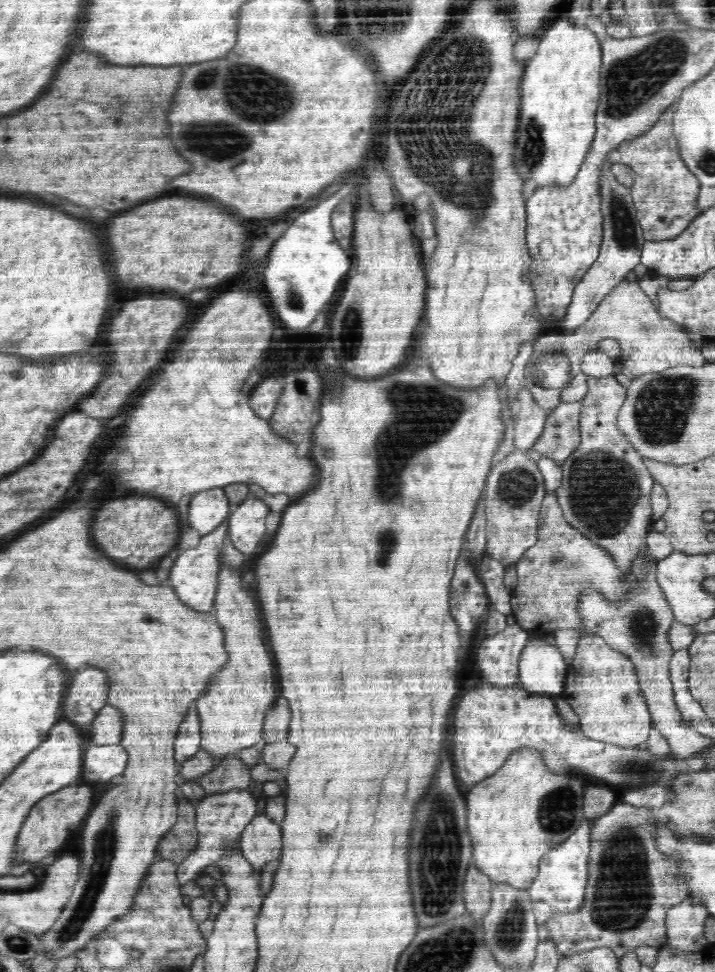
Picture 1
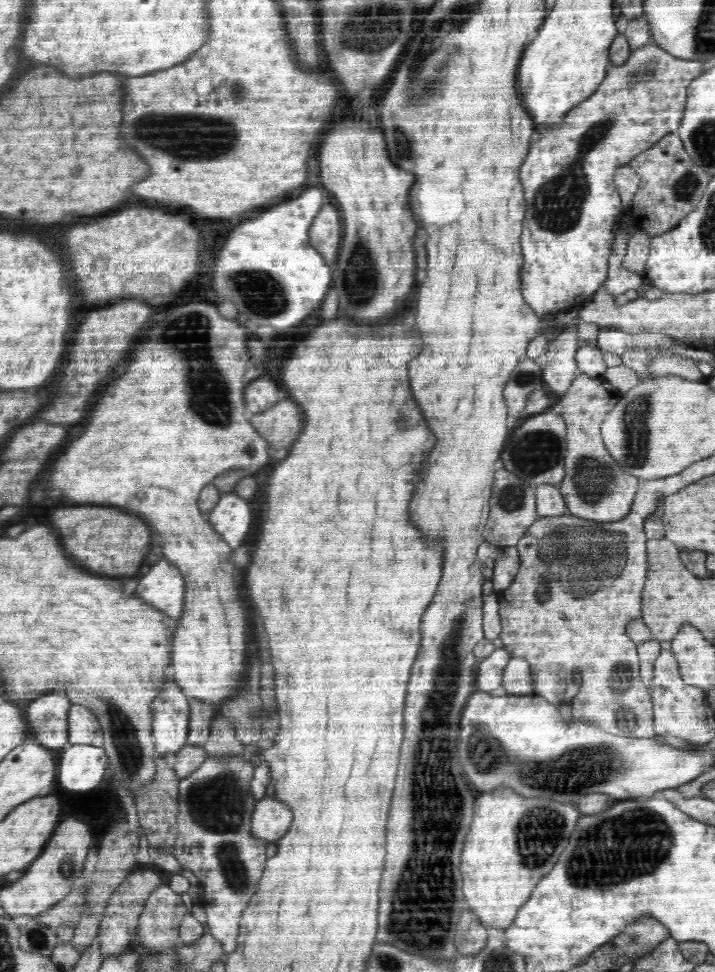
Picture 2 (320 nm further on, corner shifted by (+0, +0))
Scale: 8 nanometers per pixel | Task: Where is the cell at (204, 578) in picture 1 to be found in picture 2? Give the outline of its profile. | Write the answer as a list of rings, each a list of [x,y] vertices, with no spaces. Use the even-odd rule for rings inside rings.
[[[158,560],[140,579],[135,591],[147,604],[155,605],[173,619],[179,619],[186,602],[186,579],[168,560]]]

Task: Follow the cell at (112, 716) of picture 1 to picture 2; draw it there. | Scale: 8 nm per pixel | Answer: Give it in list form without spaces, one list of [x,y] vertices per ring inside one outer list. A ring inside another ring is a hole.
[[[71,704],[68,711],[68,728],[70,731],[68,745],[103,746],[103,732],[99,720],[89,708]]]

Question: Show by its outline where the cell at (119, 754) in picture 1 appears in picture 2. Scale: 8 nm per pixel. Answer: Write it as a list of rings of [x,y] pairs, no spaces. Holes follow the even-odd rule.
[[[68,745],[58,754],[59,781],[66,790],[92,790],[106,779],[108,755],[103,747]]]

